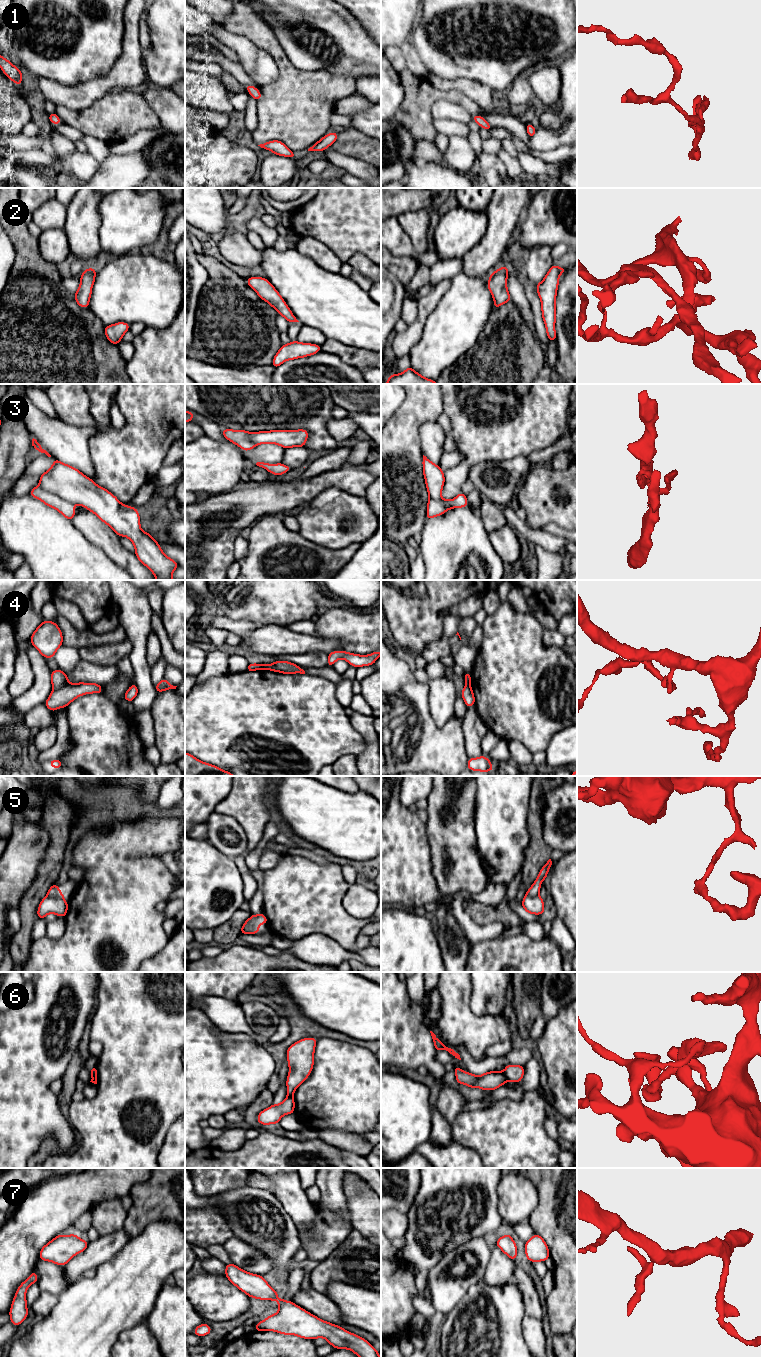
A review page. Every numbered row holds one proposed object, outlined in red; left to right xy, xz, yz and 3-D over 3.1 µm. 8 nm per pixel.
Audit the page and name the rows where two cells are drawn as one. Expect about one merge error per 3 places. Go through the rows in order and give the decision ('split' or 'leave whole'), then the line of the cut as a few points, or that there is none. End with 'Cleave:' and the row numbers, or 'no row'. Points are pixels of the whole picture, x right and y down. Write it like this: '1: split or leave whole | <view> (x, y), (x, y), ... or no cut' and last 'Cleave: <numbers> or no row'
1: split | xz (255, 88), (249, 92)
2: leave whole | no cut
3: split | xy (39, 484), (56, 494), (63, 494), (75, 504)
4: split | xy (67, 681), (59, 688), (53, 690)
5: split | xy (47, 894), (63, 899)
6: split | yz (503, 1072), (508, 1080)
7: leave whole | no cut
Cleave: 1, 3, 4, 5, 6

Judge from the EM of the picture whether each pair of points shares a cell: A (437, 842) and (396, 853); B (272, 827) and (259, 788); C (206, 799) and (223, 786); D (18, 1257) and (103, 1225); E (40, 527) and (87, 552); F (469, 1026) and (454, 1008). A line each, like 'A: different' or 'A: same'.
A: different
B: different
C: same
D: different
E: same
F: same

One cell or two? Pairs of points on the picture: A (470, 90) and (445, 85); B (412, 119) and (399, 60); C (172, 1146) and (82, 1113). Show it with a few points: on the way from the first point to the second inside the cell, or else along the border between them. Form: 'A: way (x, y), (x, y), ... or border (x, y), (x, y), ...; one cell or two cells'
A: way (464, 86), (451, 85); one cell
B: border (406, 68), (398, 72); two cells
C: border (174, 1122), (168, 1129), (165, 1140), (156, 1157); two cells

